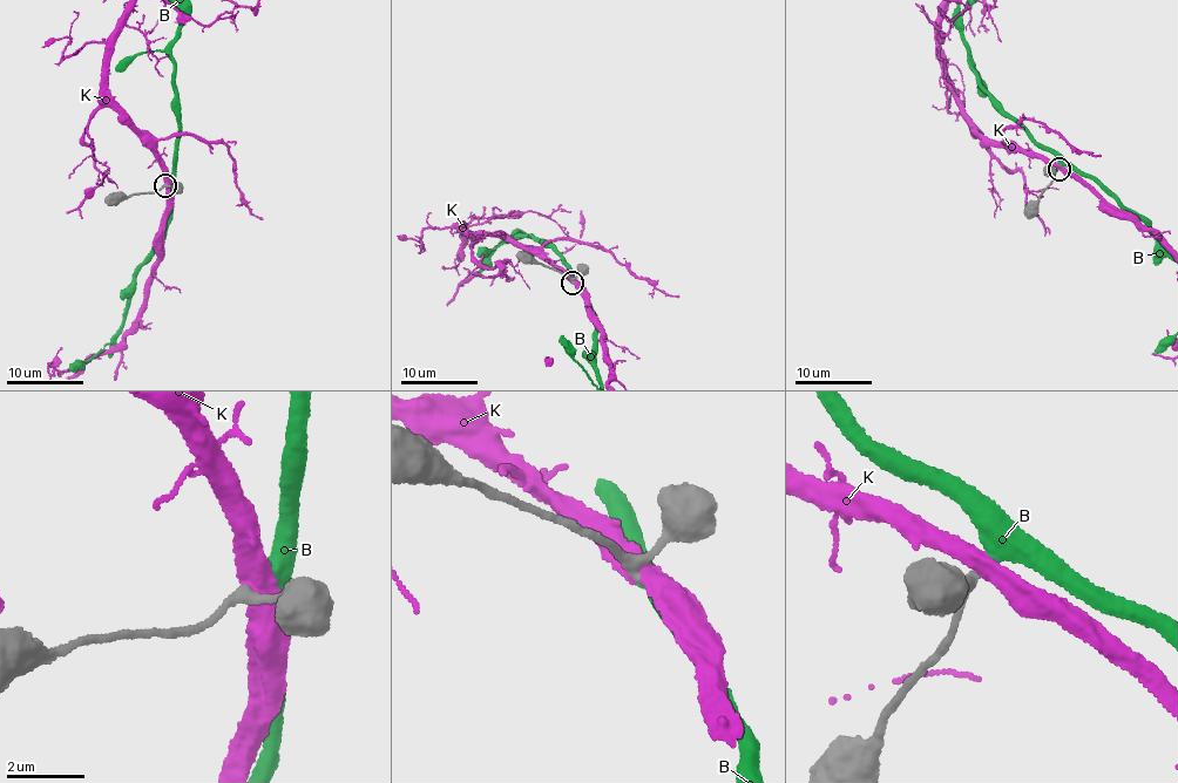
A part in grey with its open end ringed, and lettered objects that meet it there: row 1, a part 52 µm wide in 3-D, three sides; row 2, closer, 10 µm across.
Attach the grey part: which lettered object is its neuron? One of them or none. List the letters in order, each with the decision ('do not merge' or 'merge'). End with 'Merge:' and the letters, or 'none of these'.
B: merge
K: do not merge
Merge: B

